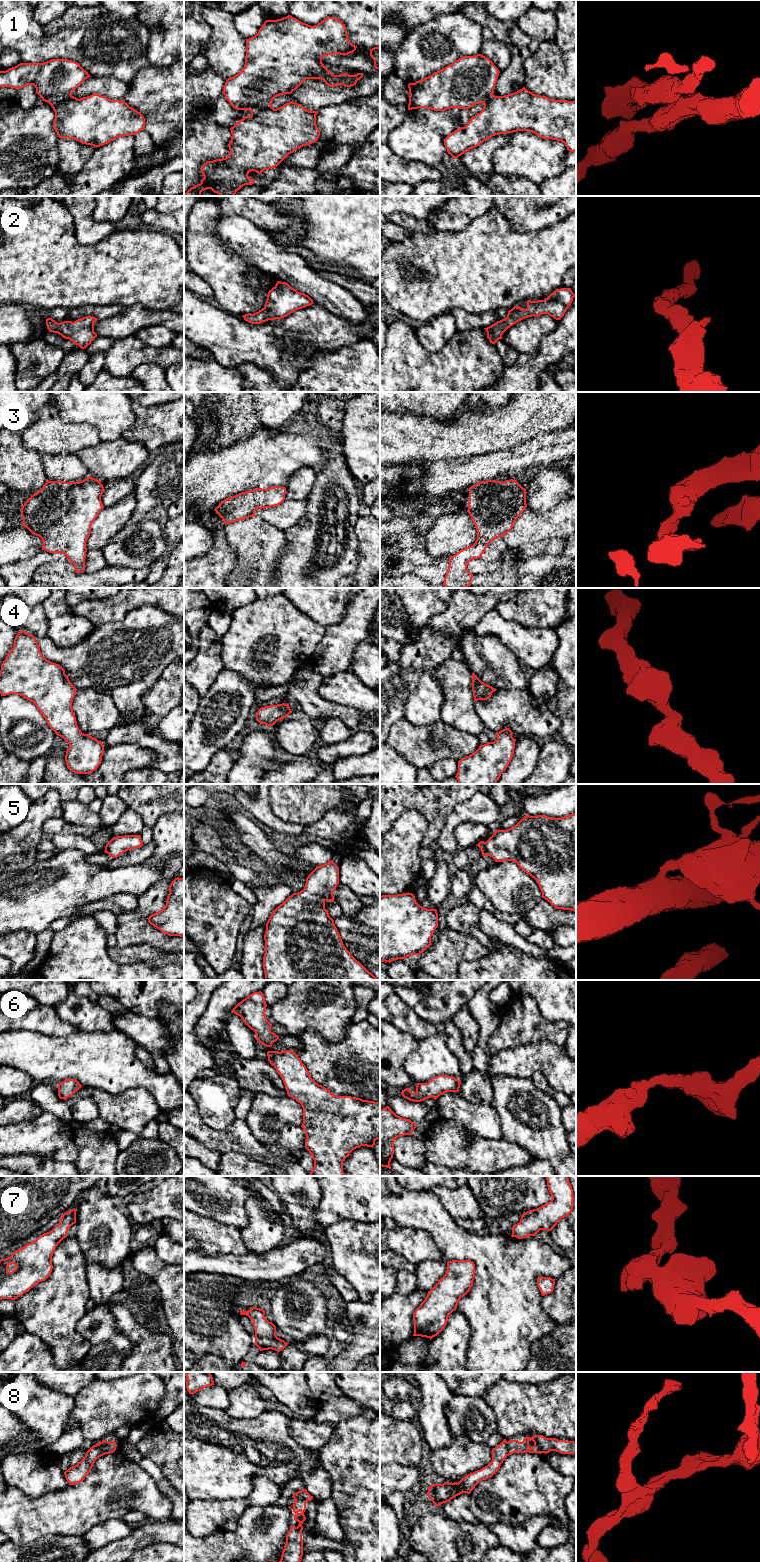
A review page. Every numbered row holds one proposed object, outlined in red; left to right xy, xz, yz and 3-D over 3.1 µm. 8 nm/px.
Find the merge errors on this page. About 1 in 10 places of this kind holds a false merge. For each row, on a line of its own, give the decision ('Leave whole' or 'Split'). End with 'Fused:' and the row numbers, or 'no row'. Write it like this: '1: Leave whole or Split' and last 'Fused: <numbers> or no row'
1: Split
2: Leave whole
3: Leave whole
4: Leave whole
5: Leave whole
6: Leave whole
7: Leave whole
8: Leave whole
Fused: 1

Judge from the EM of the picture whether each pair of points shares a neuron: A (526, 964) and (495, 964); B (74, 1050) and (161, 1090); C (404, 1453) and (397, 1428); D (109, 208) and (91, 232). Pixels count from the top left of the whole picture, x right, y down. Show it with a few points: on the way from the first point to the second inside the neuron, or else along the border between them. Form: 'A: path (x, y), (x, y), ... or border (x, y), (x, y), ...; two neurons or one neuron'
A: path (518, 966), (503, 966); one neuron
B: path (96, 1059), (107, 1061), (114, 1068), (139, 1076); one neuron
C: path (404, 1447), (397, 1440), (397, 1434); one neuron
D: border (94, 206), (96, 220), (113, 224); two neurons

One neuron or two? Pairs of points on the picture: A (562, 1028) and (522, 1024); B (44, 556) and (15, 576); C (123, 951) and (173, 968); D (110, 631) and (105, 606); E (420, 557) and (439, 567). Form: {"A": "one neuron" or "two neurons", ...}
{"A": "one neuron", "B": "one neuron", "C": "one neuron", "D": "two neurons", "E": "two neurons"}

